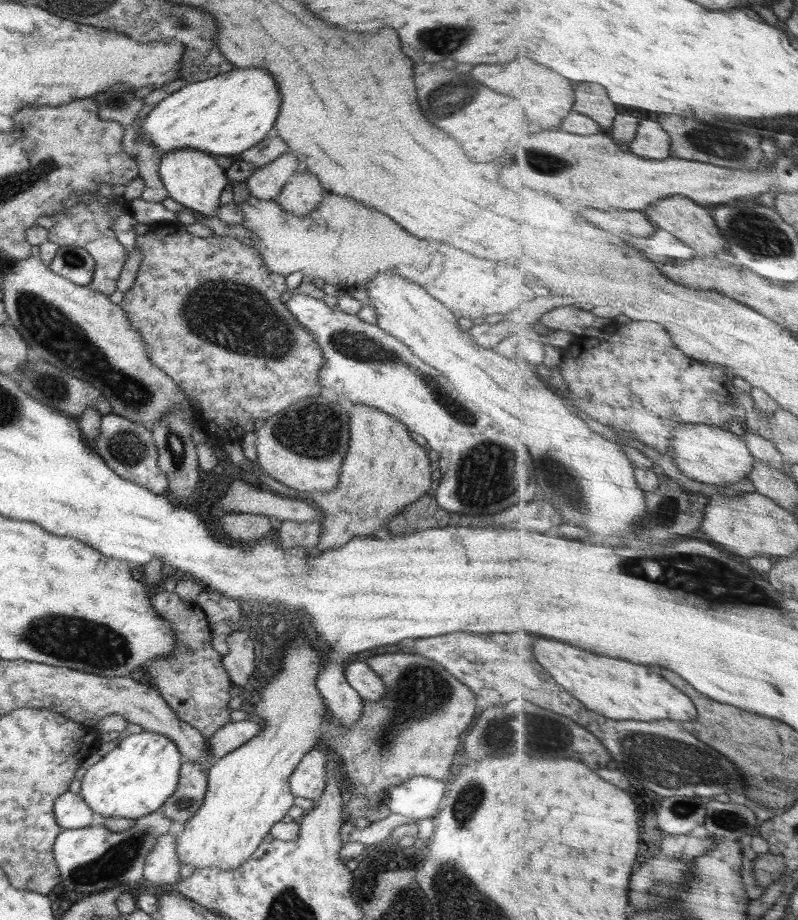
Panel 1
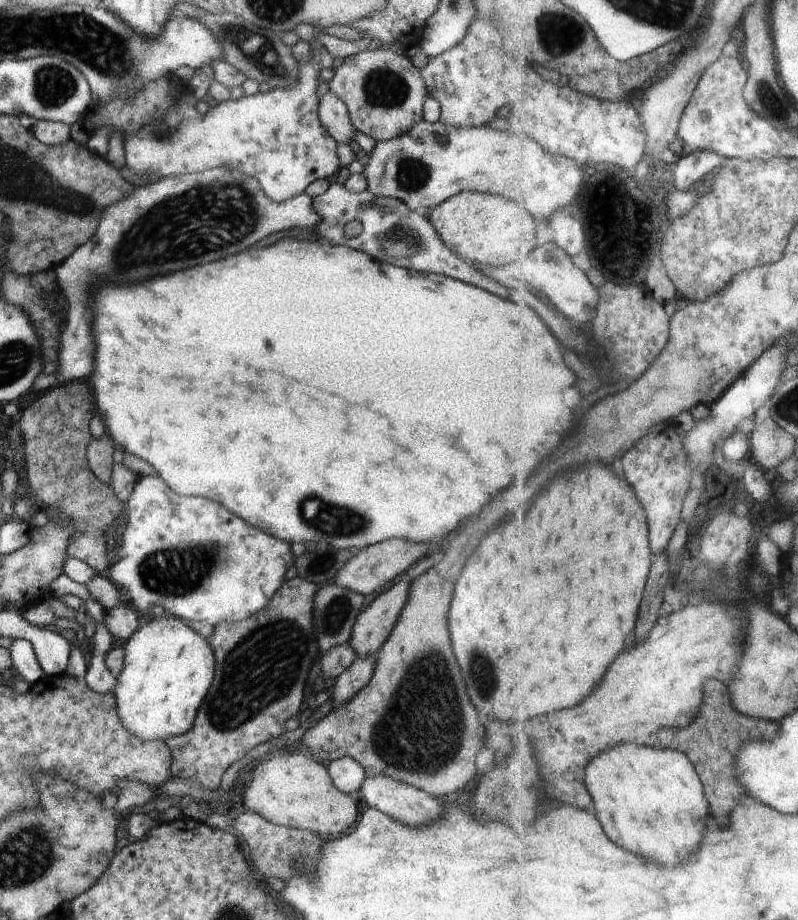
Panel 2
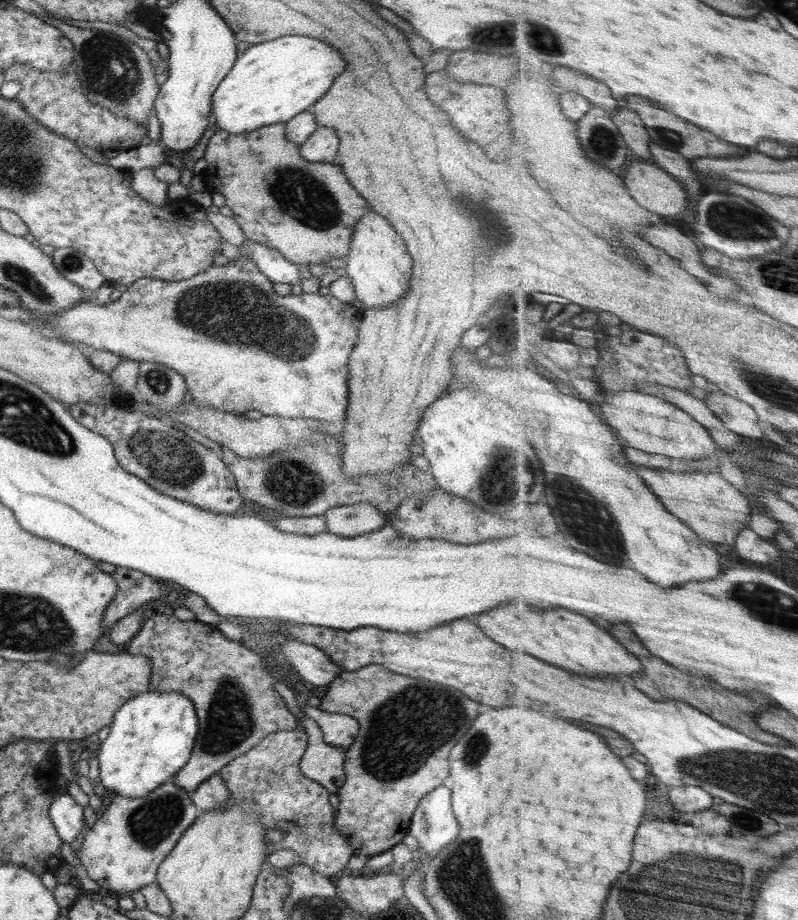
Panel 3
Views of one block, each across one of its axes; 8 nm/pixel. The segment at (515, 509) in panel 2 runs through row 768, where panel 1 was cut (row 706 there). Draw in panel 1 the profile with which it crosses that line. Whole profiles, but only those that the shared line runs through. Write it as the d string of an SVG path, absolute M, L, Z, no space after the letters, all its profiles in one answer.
M380 654L366 658L366 663L383 680L386 687L384 696L378 702L363 700L360 718L351 726L341 726L339 720L328 712L321 734L321 739L334 748L344 762L347 778L344 813L345 819L350 821L367 817L368 808L378 802L383 803L391 786L409 778L430 776L447 782L460 736L474 722L476 714L474 694L462 682L454 680L454 676L446 672L441 664L414 654Z

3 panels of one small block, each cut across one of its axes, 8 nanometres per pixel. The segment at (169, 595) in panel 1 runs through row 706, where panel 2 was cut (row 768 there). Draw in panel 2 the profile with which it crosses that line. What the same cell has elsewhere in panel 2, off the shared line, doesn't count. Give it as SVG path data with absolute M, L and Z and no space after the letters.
M294 578L290 581L286 581L286 583L282 583L281 587L268 599L266 606L262 608L261 611L256 612L256 614L241 621L232 621L215 625L213 634L207 638L216 661L216 670L214 671L214 678L208 689L208 694L206 694L200 708L198 708L192 728L187 733L182 733L175 737L168 737L165 740L173 758L170 769L171 777L174 777L177 781L181 778L194 778L194 780L198 780L202 786L206 786L206 788L210 790L218 790L220 781L222 780L222 774L224 774L234 763L241 761L259 744L270 741L273 738L278 738L281 734L286 732L286 722L288 722L289 718L295 718L297 712L300 710L300 706L302 706L304 684L306 684L308 673L314 664L317 664L317 661L322 657L322 653L317 645L317 640L313 635L313 604L314 595L318 589L319 586L314 583L310 583L303 578Z

